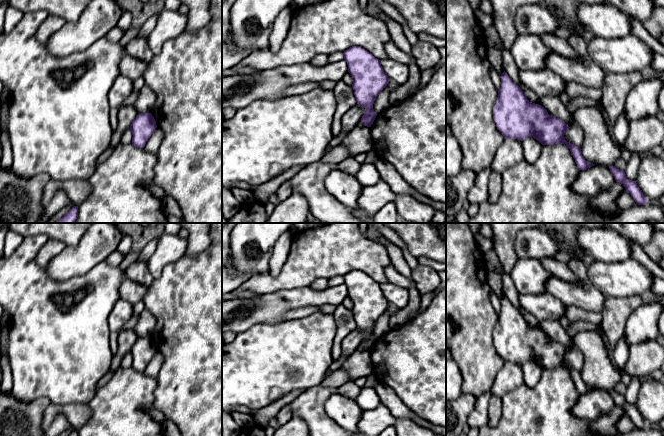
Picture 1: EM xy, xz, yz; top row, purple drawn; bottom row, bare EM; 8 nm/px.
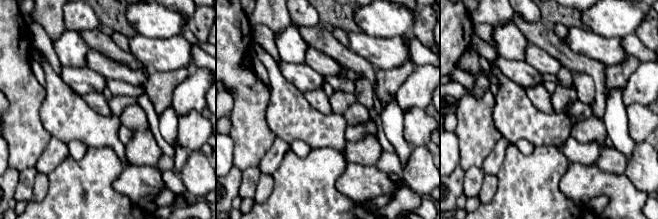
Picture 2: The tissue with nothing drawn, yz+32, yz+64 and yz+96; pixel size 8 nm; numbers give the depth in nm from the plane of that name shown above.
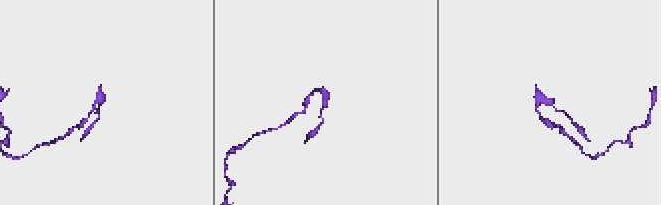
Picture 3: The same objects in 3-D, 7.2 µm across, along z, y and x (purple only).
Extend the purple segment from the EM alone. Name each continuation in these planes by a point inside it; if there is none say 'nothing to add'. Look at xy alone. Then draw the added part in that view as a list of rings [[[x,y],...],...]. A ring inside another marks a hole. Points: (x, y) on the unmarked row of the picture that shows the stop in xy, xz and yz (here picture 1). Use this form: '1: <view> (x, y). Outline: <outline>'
nothing to add

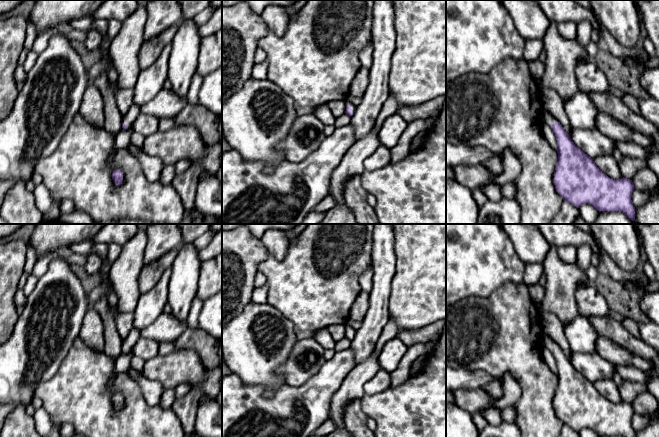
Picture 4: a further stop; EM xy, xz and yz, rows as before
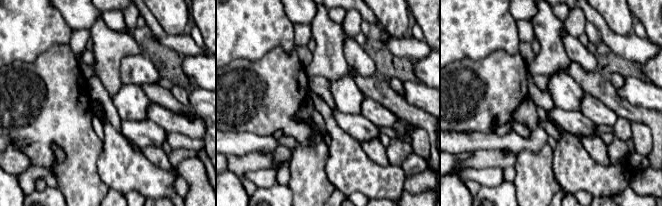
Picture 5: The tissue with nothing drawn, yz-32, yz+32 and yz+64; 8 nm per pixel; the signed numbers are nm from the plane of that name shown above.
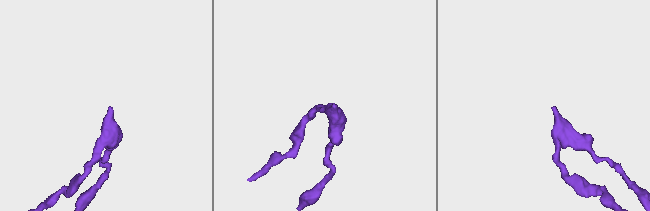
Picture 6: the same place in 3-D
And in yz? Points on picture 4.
1: yz (547, 341). Outline: [[[543,332],[542,336],[542,344],[544,347],[551,350],[552,348],[558,346],[557,342],[555,342],[549,335]]]

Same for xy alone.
1: xy (128, 343). Outline: [[[133,328],[128,336],[122,340],[122,348],[125,348],[127,351],[132,350],[140,337],[141,331]]]

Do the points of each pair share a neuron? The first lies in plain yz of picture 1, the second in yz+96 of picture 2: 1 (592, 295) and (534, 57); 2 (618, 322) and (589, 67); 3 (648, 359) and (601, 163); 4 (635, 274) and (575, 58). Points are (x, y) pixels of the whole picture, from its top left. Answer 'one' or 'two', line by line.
1: one
2: two
3: two
4: two

